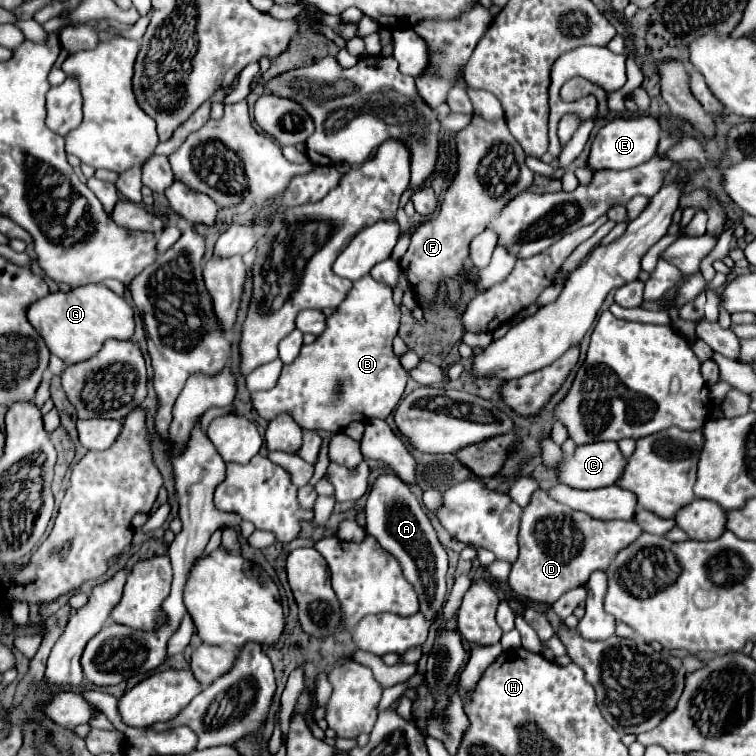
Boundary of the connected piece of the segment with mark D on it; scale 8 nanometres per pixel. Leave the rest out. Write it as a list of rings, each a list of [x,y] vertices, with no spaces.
[[[543,489],[533,495],[529,507],[521,515],[519,531],[519,557],[511,565],[509,587],[515,595],[553,605],[563,593],[585,587],[591,573],[607,571],[617,553],[629,547],[641,535],[641,527],[635,521],[601,521],[587,513],[569,509],[547,497]]]

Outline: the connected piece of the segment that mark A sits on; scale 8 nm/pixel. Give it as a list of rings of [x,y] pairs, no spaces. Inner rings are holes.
[[[383,473],[367,499],[365,509],[365,531],[373,535],[379,545],[393,553],[403,569],[403,577],[413,585],[419,597],[419,611],[427,621],[441,621],[439,611],[447,599],[445,575],[447,575],[447,553],[439,543],[435,529],[431,527],[427,515],[423,513],[417,497],[407,489],[407,485],[395,473]]]

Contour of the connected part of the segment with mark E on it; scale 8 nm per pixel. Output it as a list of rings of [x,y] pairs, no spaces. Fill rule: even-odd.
[[[637,115],[637,117],[615,117],[611,119],[595,137],[589,153],[589,165],[585,169],[577,169],[575,176],[581,185],[591,181],[595,169],[629,169],[637,167],[657,151],[657,143],[661,137],[661,125],[653,115]]]

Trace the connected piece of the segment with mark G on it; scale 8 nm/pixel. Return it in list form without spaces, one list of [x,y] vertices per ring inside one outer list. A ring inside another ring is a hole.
[[[81,285],[67,293],[49,293],[27,307],[27,319],[45,339],[53,355],[69,363],[93,357],[105,339],[129,339],[133,335],[133,309],[105,285]]]

